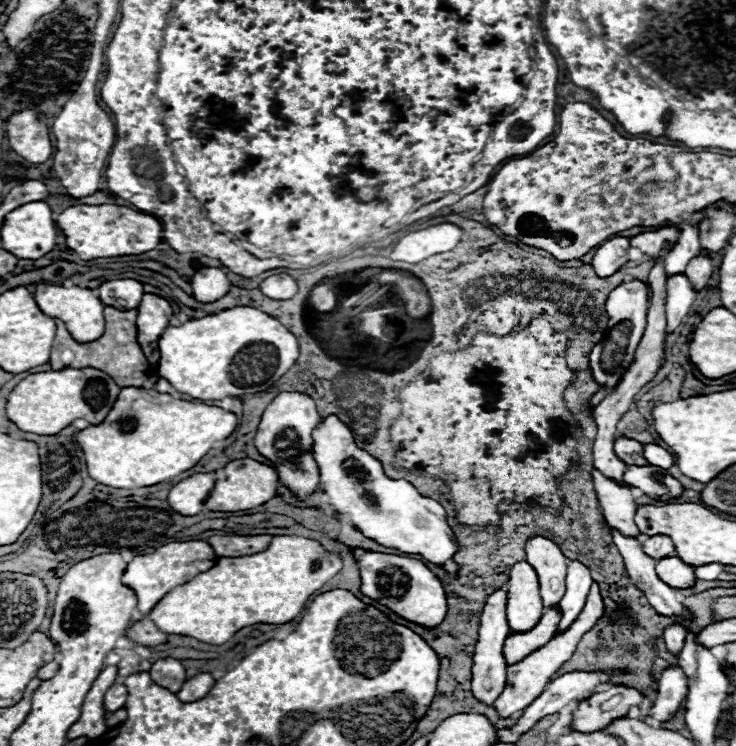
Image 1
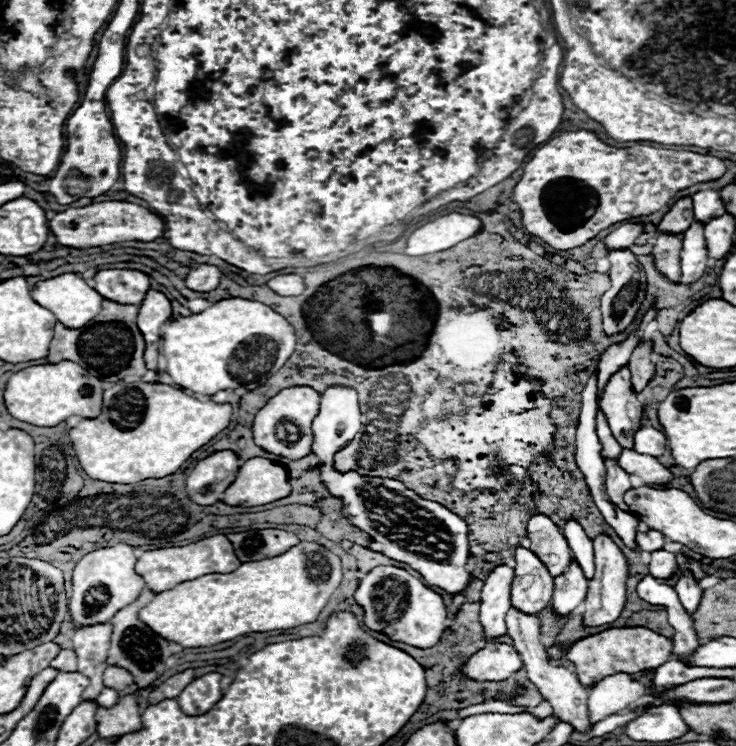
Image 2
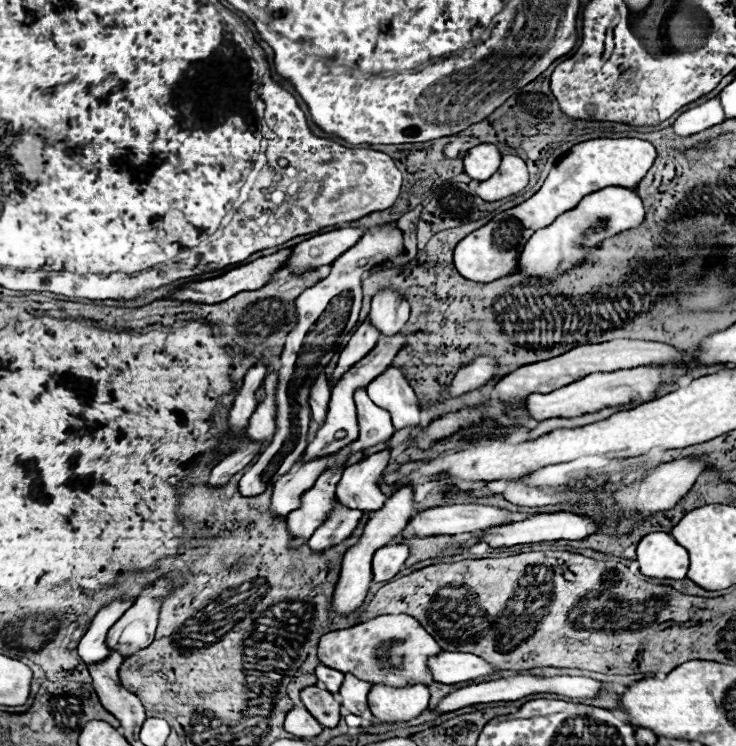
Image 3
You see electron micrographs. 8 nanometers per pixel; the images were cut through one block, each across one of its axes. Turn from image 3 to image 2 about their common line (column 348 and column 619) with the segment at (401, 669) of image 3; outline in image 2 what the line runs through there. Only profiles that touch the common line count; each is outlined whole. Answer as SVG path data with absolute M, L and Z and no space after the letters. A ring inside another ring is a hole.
M610 628L600 634L592 634L588 638L572 642L564 656L576 666L576 676L580 684L590 686L606 676L612 676L616 672L640 672L640 670L650 670L662 666L670 656L672 656L672 640L666 636L660 636L648 628Z

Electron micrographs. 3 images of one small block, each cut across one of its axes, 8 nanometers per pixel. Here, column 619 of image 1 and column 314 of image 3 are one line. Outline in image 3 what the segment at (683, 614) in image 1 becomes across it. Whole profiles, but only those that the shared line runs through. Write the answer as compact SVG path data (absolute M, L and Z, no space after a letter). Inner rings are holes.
M334 500L330 514L326 516L324 524L320 528L316 528L316 532L310 536L308 544L312 544L314 550L330 548L332 544L338 544L340 540L344 540L352 534L352 530L356 528L360 516L362 516L360 510L346 508L344 504Z

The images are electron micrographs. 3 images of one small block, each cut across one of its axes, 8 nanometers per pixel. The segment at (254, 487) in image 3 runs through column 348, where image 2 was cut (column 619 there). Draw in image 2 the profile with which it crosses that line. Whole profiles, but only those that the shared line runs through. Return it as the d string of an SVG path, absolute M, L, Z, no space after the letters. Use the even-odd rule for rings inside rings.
M608 250L608 260L610 260L608 276L612 280L612 288L600 300L602 324L606 334L620 334L626 332L626 328L636 320L636 314L642 306L646 292L646 274L630 250Z

